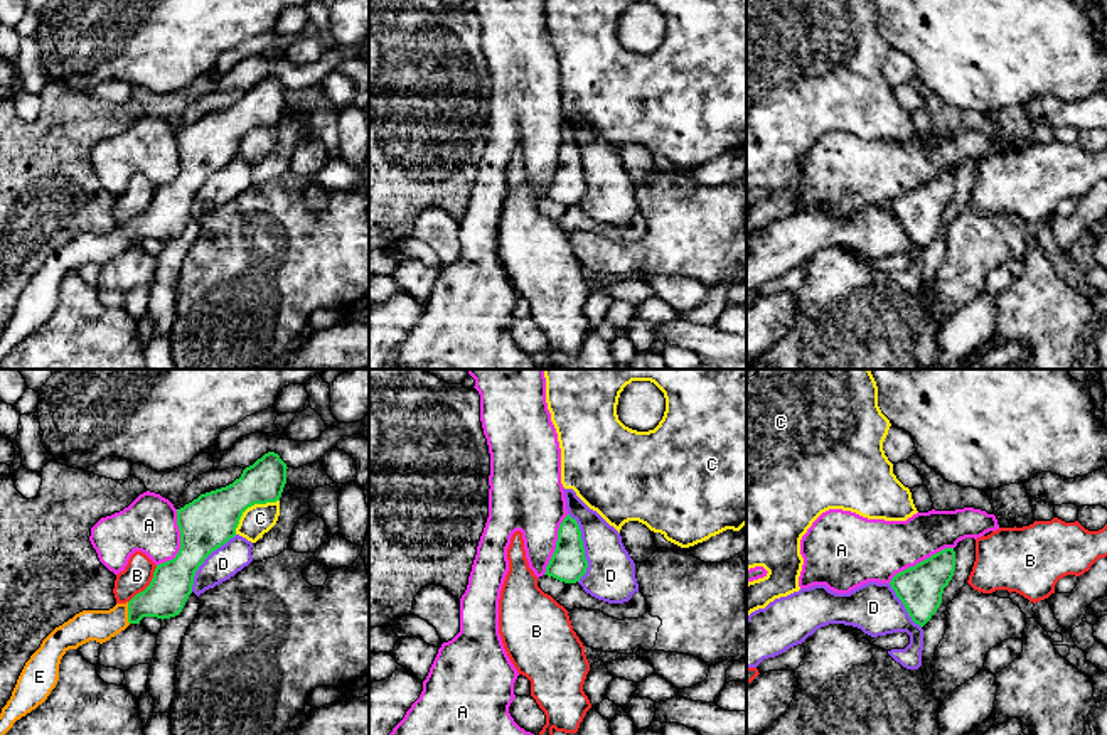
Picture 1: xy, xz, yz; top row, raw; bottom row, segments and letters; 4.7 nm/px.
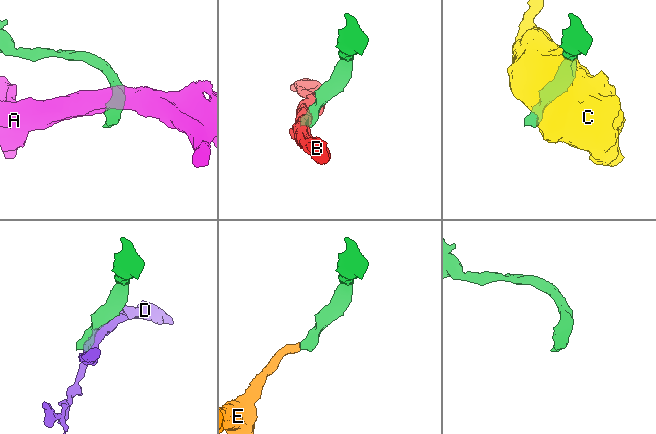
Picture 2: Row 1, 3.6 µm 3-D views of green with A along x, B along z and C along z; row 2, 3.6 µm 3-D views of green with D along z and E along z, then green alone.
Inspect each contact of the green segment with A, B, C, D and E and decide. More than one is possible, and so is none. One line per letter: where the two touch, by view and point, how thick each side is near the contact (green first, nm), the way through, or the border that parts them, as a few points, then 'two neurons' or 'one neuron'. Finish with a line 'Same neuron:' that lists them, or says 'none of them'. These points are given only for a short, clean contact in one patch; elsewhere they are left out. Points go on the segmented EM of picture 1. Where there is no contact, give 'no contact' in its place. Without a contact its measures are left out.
A: meets green in xy at (181, 541); 260 nm thick on the green side, 260 nm on the other; border along xy (177, 509), (179, 552), (157, 565); two neurons
B: meets green in xy at (149, 585); 200 nm thick on the green side, 140 nm on the other; border along xy (157, 565), (152, 580), (128, 602); two neurons
C: meets green in xy at (250, 506); 260 nm thick on the green side, 140 nm on the other; two neurons
D: meets green in xz at (583, 548); 170 nm thick on the green side, 240 nm on the other; two neurons
E: meets green in xy at (128, 612); 200 nm thick on the green side, 150 nm on the other; one neuron
Same neuron: E

